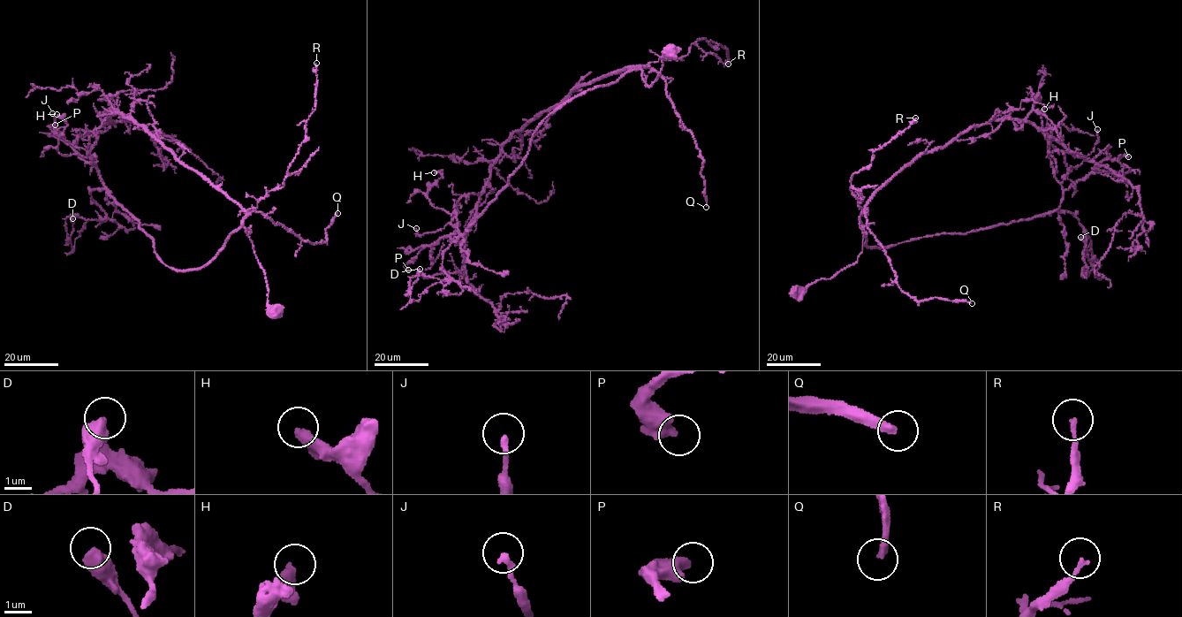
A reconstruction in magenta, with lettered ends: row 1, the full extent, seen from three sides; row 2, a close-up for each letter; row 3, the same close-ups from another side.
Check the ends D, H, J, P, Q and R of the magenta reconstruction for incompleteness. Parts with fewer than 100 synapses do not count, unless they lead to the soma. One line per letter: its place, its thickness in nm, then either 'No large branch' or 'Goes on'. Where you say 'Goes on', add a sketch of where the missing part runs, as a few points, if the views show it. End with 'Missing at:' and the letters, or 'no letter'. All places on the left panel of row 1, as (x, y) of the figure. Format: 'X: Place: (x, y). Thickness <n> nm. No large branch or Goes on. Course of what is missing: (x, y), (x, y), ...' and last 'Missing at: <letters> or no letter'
D: Place: (72, 218). Thickness 550 nm. No large branch
H: Place: (56, 114). Thickness 440 nm. No large branch
J: Place: (52, 113). Thickness 200 nm. No large branch
P: Place: (55, 125). Thickness 550 nm. No large branch
Q: Place: (337, 213). Thickness 260 nm. Goes on. Course of what is missing: (337, 213), (341, 209), (337, 203), (306, 217), (284, 219), (246, 210), (232, 201), (193, 195), (166, 213)
R: Place: (316, 63). Thickness 160 nm. No large branch
Missing at: Q

